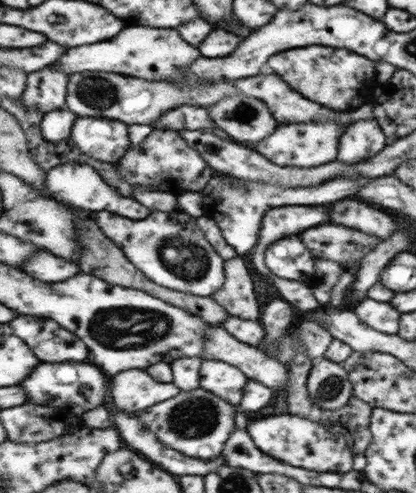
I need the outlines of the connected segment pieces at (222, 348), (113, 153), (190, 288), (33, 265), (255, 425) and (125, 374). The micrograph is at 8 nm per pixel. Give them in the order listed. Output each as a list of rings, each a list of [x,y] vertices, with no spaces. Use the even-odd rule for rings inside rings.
[[[220,326],[208,327],[205,330],[202,358],[205,358],[205,360],[220,360],[231,364],[239,368],[250,379],[254,379],[256,382],[262,383],[274,391],[284,388],[284,386],[285,390],[287,390],[287,380],[289,377],[287,365],[280,362],[280,360],[270,358],[266,352],[260,350],[258,347],[250,346],[236,340],[236,338]]]
[[[77,116],[71,136],[79,150],[102,162],[116,162],[131,147],[128,125],[108,118]]]
[[[177,209],[171,212],[151,211],[144,220],[129,220],[124,216],[100,211],[95,215],[96,225],[118,248],[121,248],[126,258],[142,271],[150,280],[160,286],[179,292],[186,292],[200,297],[212,297],[225,281],[224,259],[214,250],[214,247],[204,238],[204,233],[197,226],[196,218],[188,217]]]
[[[44,250],[31,254],[21,266],[21,270],[45,283],[61,283],[81,272],[78,264],[66,262]]]
[[[284,414],[250,422],[248,434],[254,444],[268,456],[316,472],[338,472],[344,474],[353,469],[353,454],[345,438],[332,434],[322,423],[298,415]]]
[[[132,368],[112,375],[109,378],[112,378],[112,382],[110,382],[110,395],[113,398],[115,406],[120,410],[130,413],[136,413],[153,407],[157,402],[164,402],[164,400],[176,396],[181,391],[172,382],[164,384],[154,380],[146,369]]]

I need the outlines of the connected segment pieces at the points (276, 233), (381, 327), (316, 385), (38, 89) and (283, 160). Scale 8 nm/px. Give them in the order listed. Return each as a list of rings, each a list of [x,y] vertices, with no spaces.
[[[280,206],[270,208],[262,218],[258,244],[254,248],[253,263],[263,274],[268,273],[265,265],[265,250],[276,240],[298,235],[304,230],[320,224],[330,223],[330,213],[322,206]]]
[[[362,300],[362,304],[358,304],[354,308],[354,312],[358,314],[358,318],[367,324],[370,328],[384,332],[386,334],[397,334],[399,331],[400,312],[394,310],[390,304],[384,302],[376,302],[376,300]]]
[[[323,357],[313,363],[306,388],[313,404],[328,411],[342,408],[354,394],[341,363]]]
[[[45,66],[36,72],[27,73],[26,88],[21,101],[28,110],[50,112],[66,107],[67,84],[70,74],[59,68]]]
[[[304,121],[299,123],[280,124],[276,130],[260,143],[255,144],[252,149],[270,160],[277,166],[300,166],[300,168],[310,168],[310,166],[324,165],[326,162],[336,160],[339,151],[339,137],[342,128],[334,121]]]

